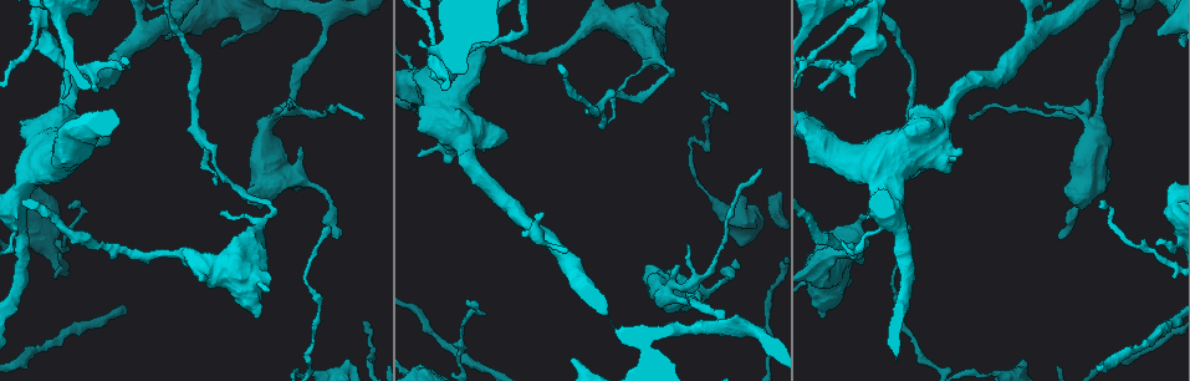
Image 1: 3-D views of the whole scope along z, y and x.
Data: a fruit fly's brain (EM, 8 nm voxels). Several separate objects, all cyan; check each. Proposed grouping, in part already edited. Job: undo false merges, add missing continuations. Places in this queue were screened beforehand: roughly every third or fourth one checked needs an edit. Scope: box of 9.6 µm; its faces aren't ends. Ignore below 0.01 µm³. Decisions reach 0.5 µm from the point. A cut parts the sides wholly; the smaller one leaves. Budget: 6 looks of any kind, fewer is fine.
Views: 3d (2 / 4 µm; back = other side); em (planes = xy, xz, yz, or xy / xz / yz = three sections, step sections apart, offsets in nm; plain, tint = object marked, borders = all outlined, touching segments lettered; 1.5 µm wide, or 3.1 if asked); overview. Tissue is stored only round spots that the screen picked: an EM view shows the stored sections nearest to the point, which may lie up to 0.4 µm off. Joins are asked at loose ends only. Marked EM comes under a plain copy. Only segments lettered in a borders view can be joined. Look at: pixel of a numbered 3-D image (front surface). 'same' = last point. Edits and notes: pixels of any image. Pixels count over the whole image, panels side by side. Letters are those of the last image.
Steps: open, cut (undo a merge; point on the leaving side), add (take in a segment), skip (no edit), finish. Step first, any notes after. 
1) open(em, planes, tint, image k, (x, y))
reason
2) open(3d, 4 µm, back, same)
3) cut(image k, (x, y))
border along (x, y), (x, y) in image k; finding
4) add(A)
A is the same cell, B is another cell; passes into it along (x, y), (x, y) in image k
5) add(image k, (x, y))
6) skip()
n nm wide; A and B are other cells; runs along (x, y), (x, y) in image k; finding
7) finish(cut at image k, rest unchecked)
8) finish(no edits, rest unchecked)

open(em, xz, step 8, tint, image 1, (860, 224))

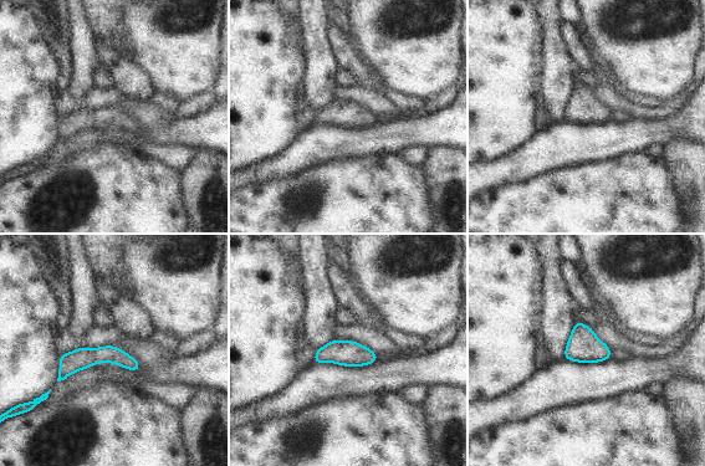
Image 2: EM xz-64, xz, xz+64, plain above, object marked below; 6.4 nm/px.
open(em, planes, borders, same)

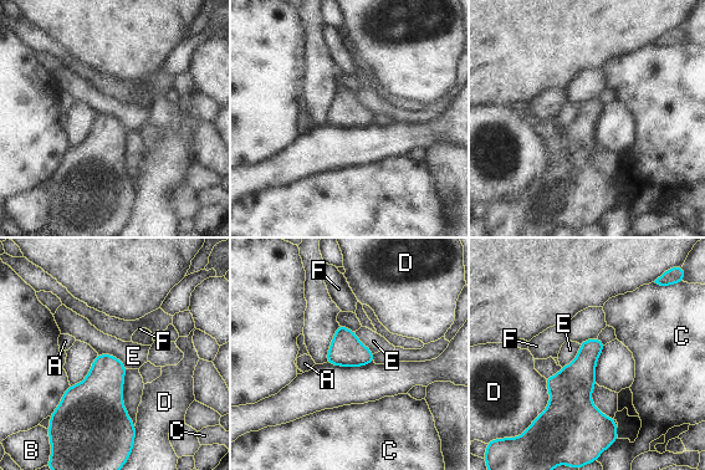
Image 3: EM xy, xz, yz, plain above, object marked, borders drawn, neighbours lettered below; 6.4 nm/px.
skip()
A, B, C, D, E and F are other cells; border along (98, 353), (115, 354), (128, 368) in image 3; one neuron here

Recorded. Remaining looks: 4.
open(em, xz, step 8, borders, image 1, (215, 179))
an open end

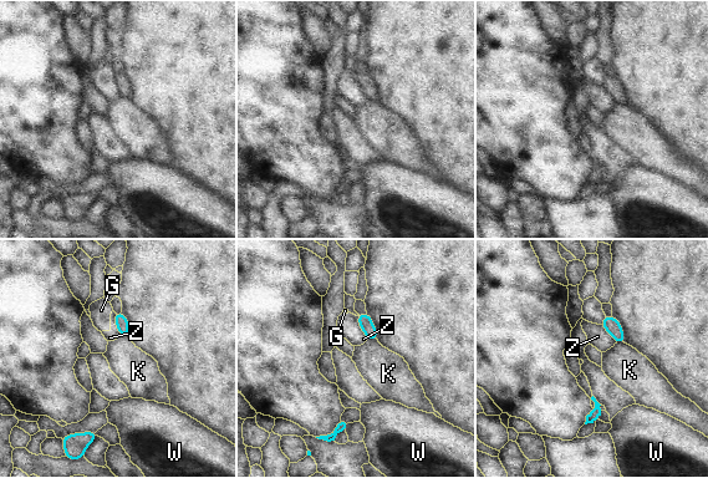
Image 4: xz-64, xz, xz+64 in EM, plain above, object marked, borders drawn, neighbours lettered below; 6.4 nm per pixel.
skip()
G, K, W and Z are other cells; border along (113, 313), (113, 320), (120, 335) in image 4; no lettered segment goes on from it

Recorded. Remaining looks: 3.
open(3d, 4 µm, image 1, (570, 361))
stops while still wide

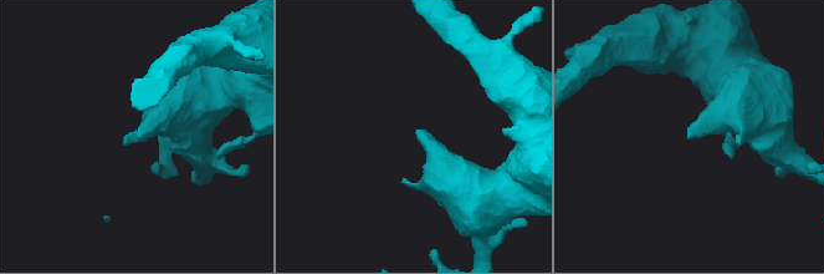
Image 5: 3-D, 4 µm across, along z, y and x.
open(em, xy, step 4, borders, image 5, (690, 136))

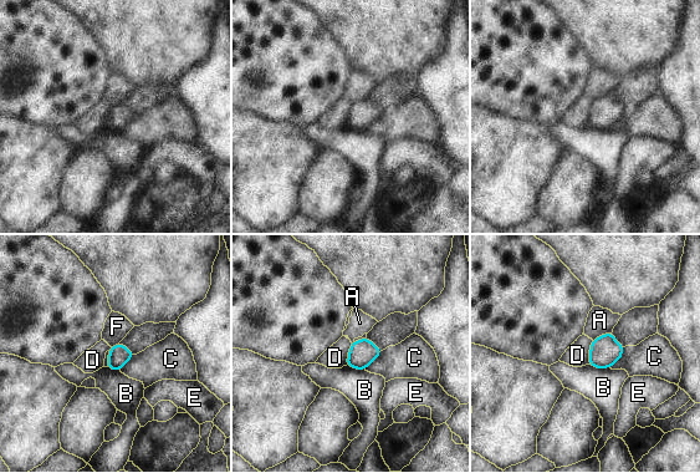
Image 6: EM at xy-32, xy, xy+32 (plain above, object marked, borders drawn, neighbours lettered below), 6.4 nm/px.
skip()
A, B, C, D, E and F are other cells; border along (588, 364), (594, 367), (609, 369) in image 6; none of them fits

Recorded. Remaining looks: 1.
finish(no edits, rest unchecked)

